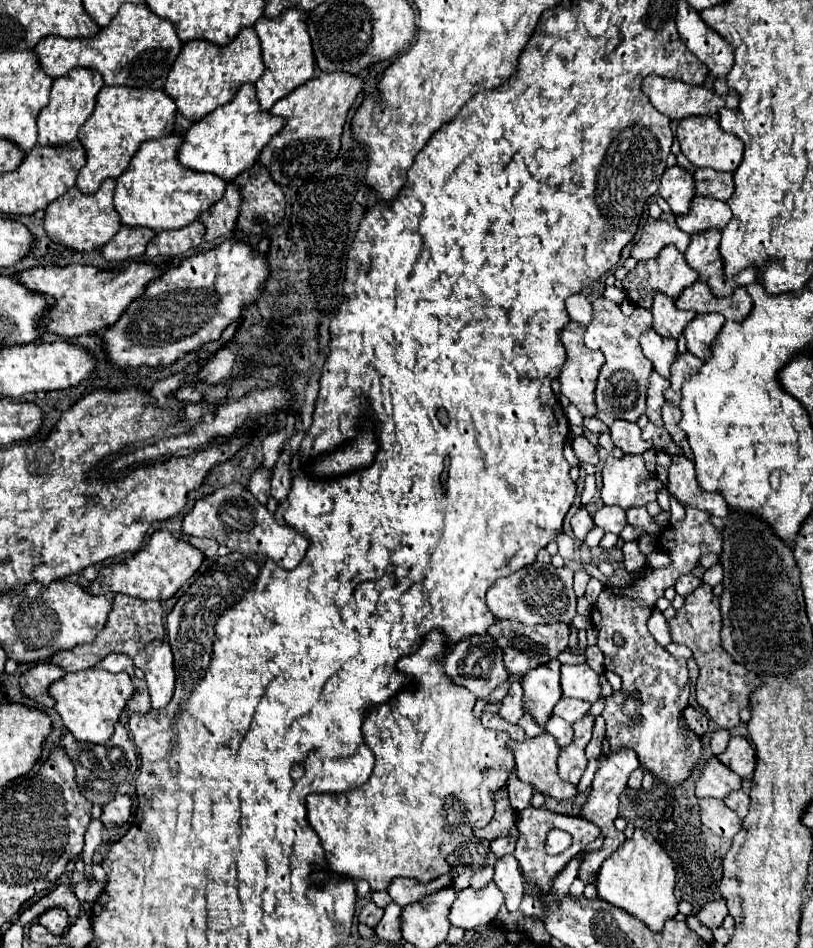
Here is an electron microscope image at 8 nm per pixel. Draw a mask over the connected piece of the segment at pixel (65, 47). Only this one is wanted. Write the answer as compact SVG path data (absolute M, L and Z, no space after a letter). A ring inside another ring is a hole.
M125 3L113 21L103 27L95 37L89 39L65 39L65 37L45 37L35 45L35 55L41 69L51 77L63 77L75 67L95 69L103 75L105 85L123 85L137 89L161 89L165 77L181 51L181 41L175 33L173 23L159 19L145 5Z

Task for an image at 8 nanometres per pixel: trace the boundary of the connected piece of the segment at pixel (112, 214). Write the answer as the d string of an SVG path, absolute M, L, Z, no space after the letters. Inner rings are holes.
M107 179L93 195L83 195L81 191L77 191L77 187L69 189L63 197L53 201L45 209L43 229L47 237L75 253L101 249L121 227L117 211L113 209L113 191L115 191L115 179Z

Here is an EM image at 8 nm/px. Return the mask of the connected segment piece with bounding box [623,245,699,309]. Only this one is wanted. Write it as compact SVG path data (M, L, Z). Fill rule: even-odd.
M667 245L665 249L661 249L661 255L657 259L649 259L649 261L639 261L637 267L633 271L627 273L627 277L623 279L623 289L629 297L629 301L633 305L641 305L645 309L649 309L649 305L653 303L653 293L655 291L663 291L665 295L669 295L671 299L677 299L677 295L693 285L699 279L699 275L689 267L689 263L685 261L685 257L681 253L677 253L675 245Z

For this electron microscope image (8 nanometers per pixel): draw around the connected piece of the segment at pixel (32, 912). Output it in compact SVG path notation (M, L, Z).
M57 885L51 893L47 893L47 895L41 897L37 903L33 903L29 909L25 909L17 921L25 927L25 925L33 923L39 915L43 915L47 909L53 909L53 907L65 909L71 919L75 919L75 917L79 915L81 905L79 905L77 897L75 897L71 885Z

